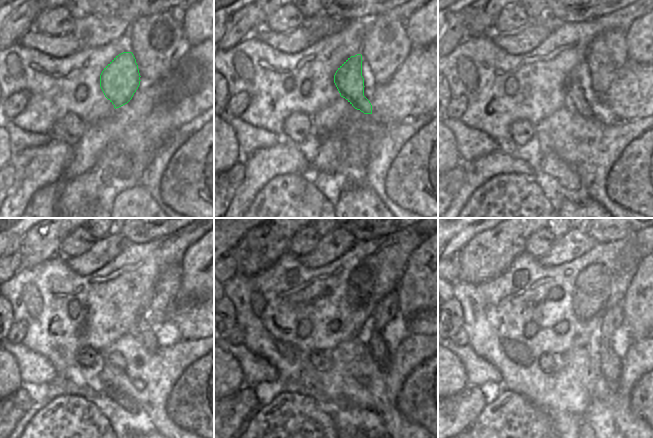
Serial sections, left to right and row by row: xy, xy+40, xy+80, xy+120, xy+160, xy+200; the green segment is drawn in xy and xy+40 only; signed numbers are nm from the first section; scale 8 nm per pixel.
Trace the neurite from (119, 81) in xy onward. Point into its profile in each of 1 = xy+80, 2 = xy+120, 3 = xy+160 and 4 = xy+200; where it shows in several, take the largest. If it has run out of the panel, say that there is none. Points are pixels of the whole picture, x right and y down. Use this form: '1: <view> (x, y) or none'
1: xy+80 (574, 91)
2: xy+120 (146, 333)
3: xy+160 (371, 337)
4: xy+200 (610, 364)

